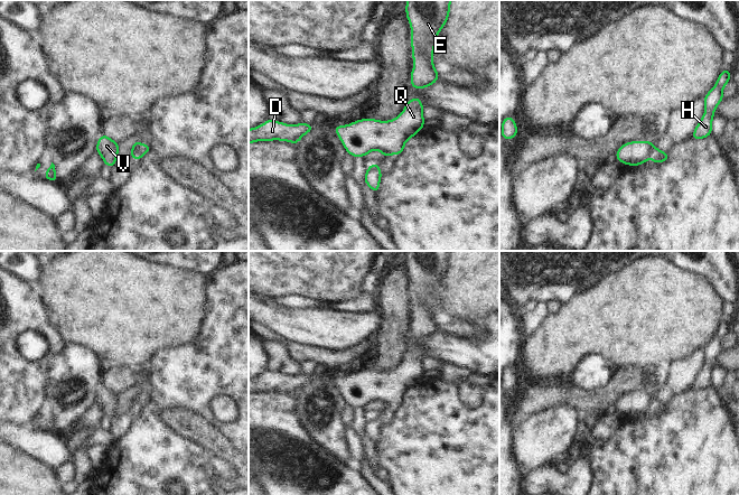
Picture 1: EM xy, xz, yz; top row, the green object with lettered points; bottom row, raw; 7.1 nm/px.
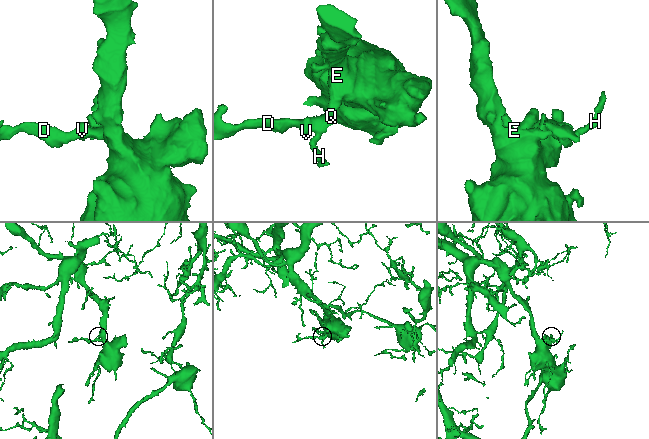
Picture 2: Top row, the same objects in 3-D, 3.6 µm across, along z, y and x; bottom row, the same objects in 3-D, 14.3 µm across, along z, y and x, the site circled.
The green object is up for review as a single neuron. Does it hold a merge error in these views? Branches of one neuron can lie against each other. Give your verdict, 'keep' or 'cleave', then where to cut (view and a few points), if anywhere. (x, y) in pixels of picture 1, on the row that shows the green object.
cleave | xy (132, 147), (137, 147), (143, 155)

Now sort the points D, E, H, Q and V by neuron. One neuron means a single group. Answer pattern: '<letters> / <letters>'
D E Q V / H

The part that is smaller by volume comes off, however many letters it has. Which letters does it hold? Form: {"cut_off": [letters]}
{"cut_off": ["H"]}

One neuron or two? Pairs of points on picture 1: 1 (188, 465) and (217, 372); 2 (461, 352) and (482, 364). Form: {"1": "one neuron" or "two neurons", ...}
{"1": "one neuron", "2": "one neuron"}

